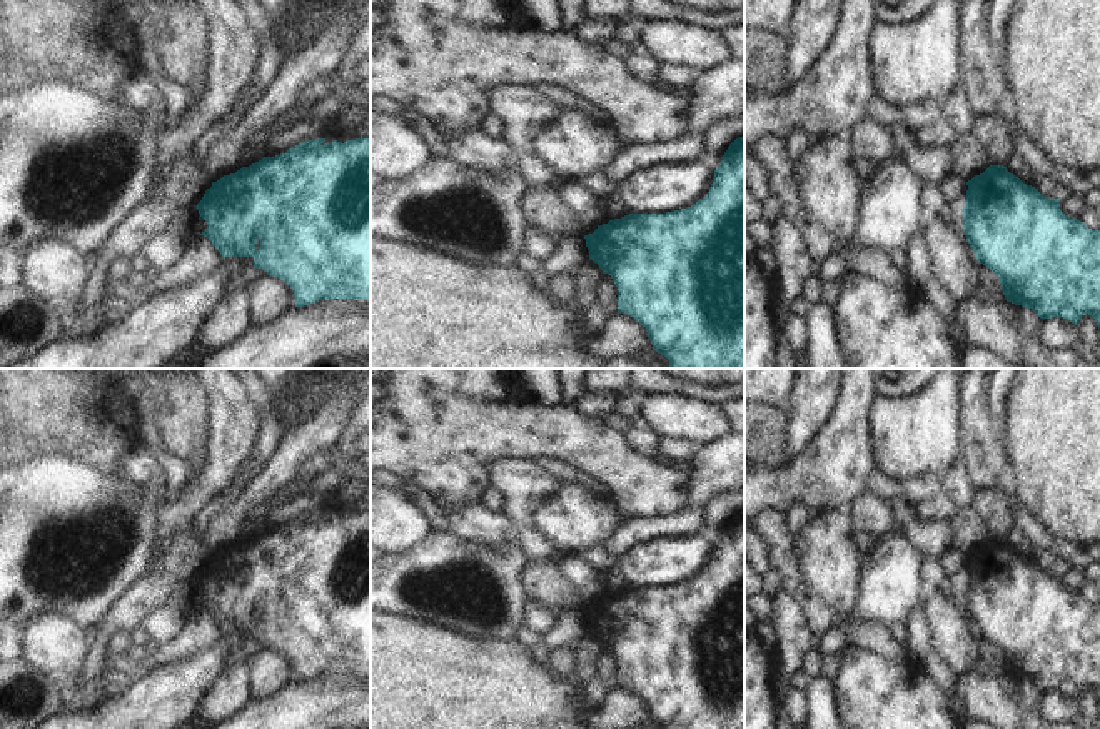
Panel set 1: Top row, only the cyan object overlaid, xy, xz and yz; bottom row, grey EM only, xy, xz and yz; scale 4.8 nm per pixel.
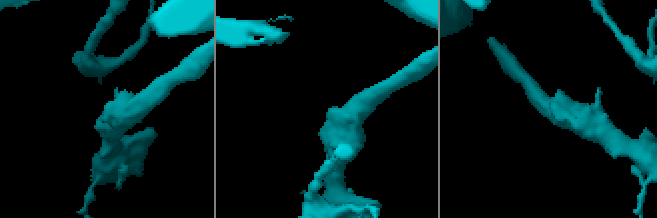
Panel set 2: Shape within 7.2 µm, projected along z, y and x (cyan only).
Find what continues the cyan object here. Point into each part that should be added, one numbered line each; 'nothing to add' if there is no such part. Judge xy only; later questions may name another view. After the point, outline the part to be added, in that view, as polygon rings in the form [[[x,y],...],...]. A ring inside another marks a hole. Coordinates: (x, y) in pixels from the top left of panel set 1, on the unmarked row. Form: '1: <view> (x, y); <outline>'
nothing to add

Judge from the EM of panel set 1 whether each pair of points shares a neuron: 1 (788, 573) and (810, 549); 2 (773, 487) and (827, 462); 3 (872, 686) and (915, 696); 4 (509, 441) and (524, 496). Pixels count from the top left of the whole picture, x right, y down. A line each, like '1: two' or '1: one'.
1: two
2: one
3: one
4: two

